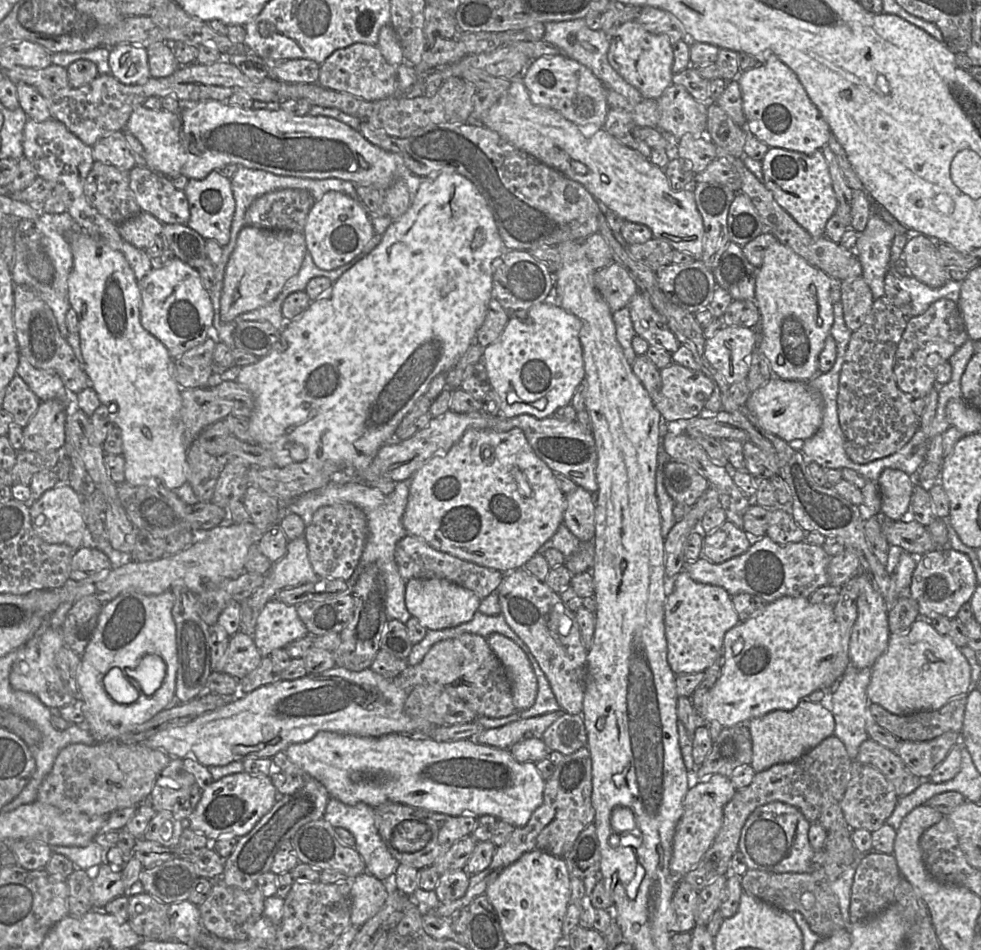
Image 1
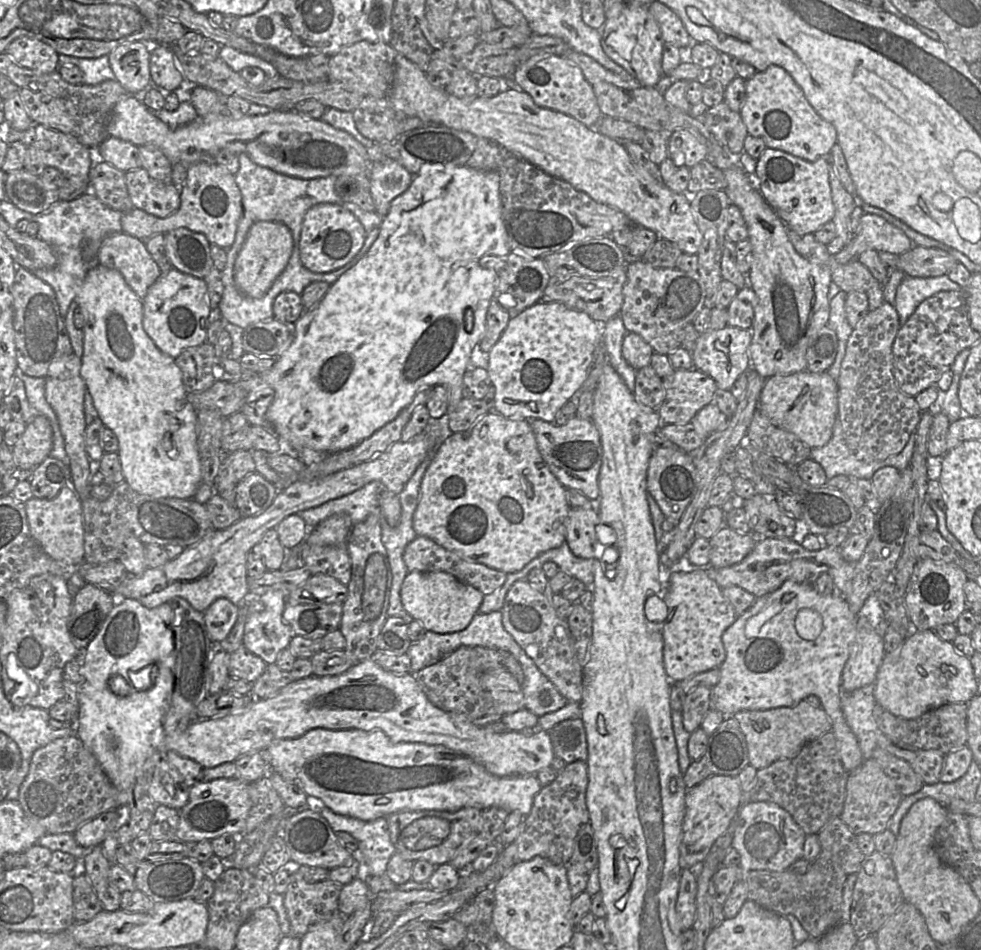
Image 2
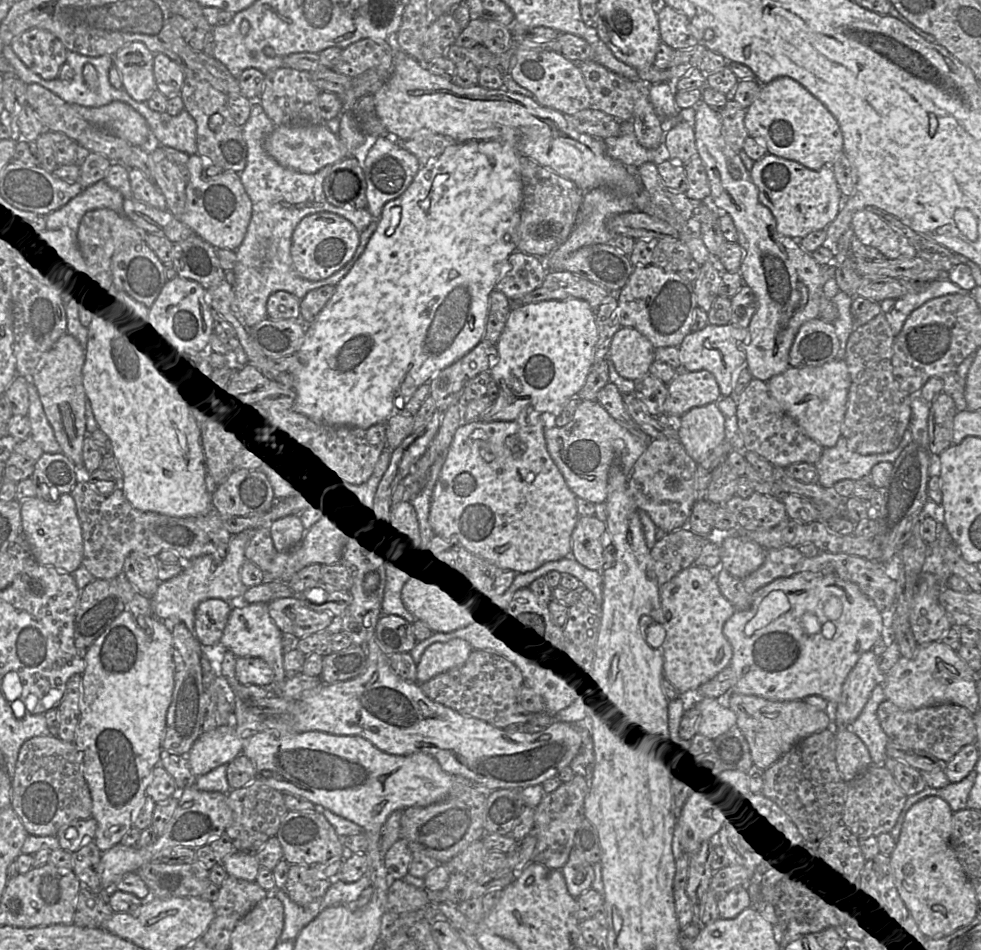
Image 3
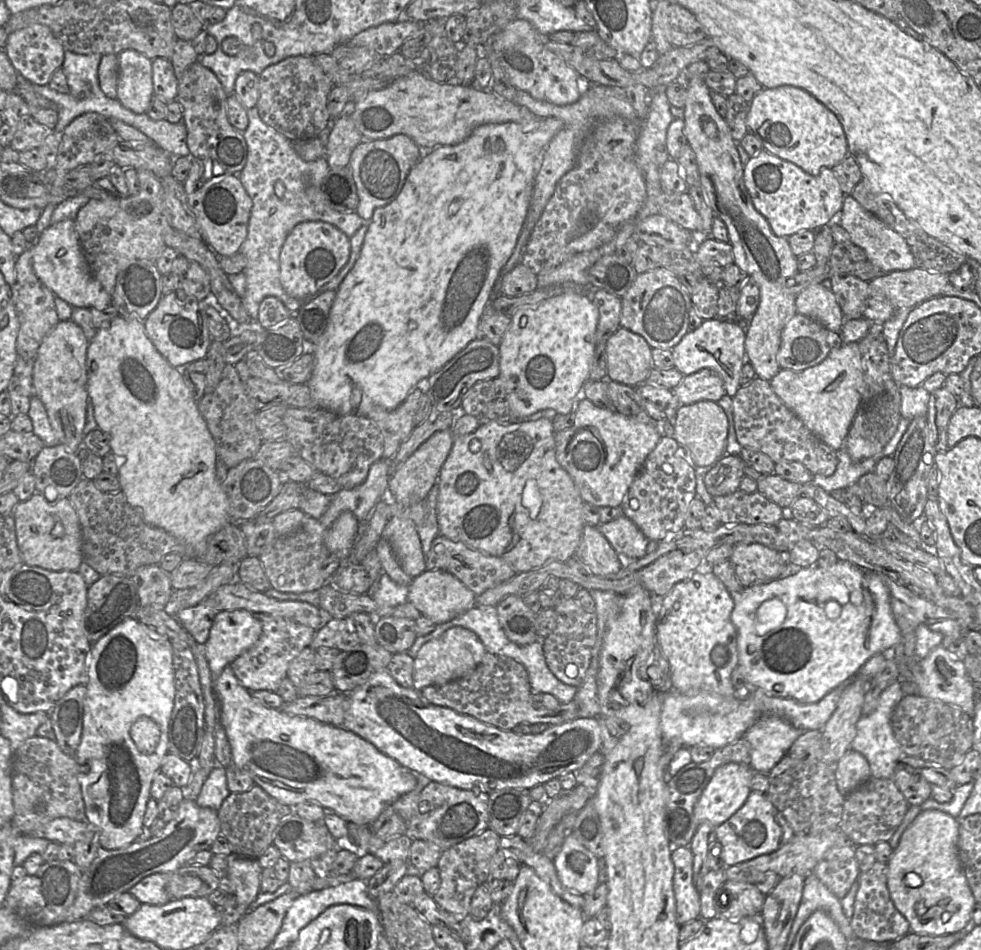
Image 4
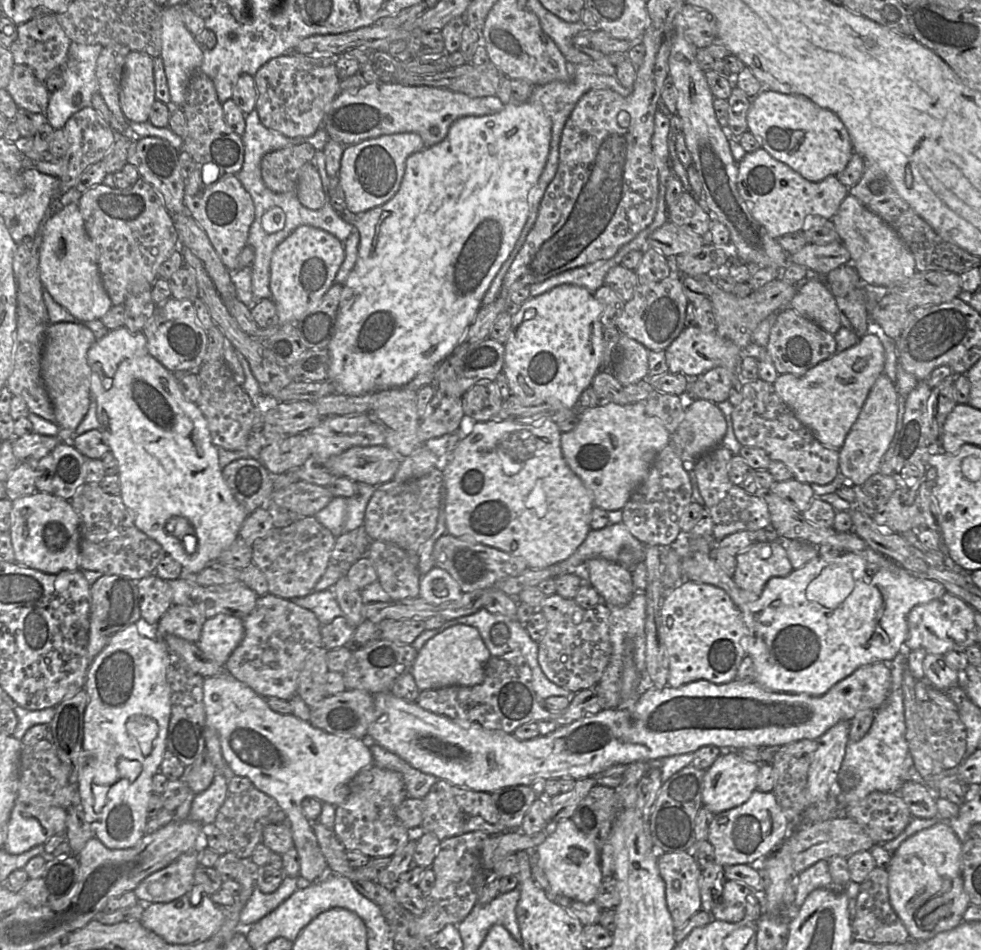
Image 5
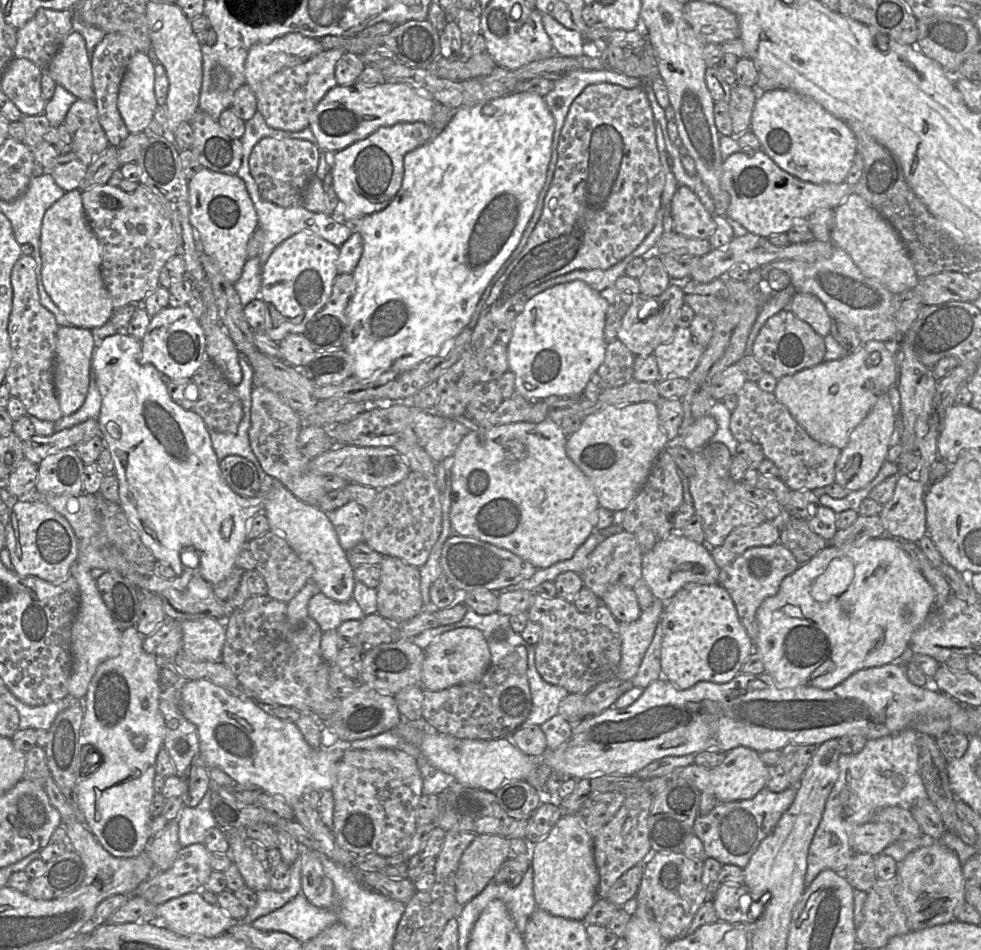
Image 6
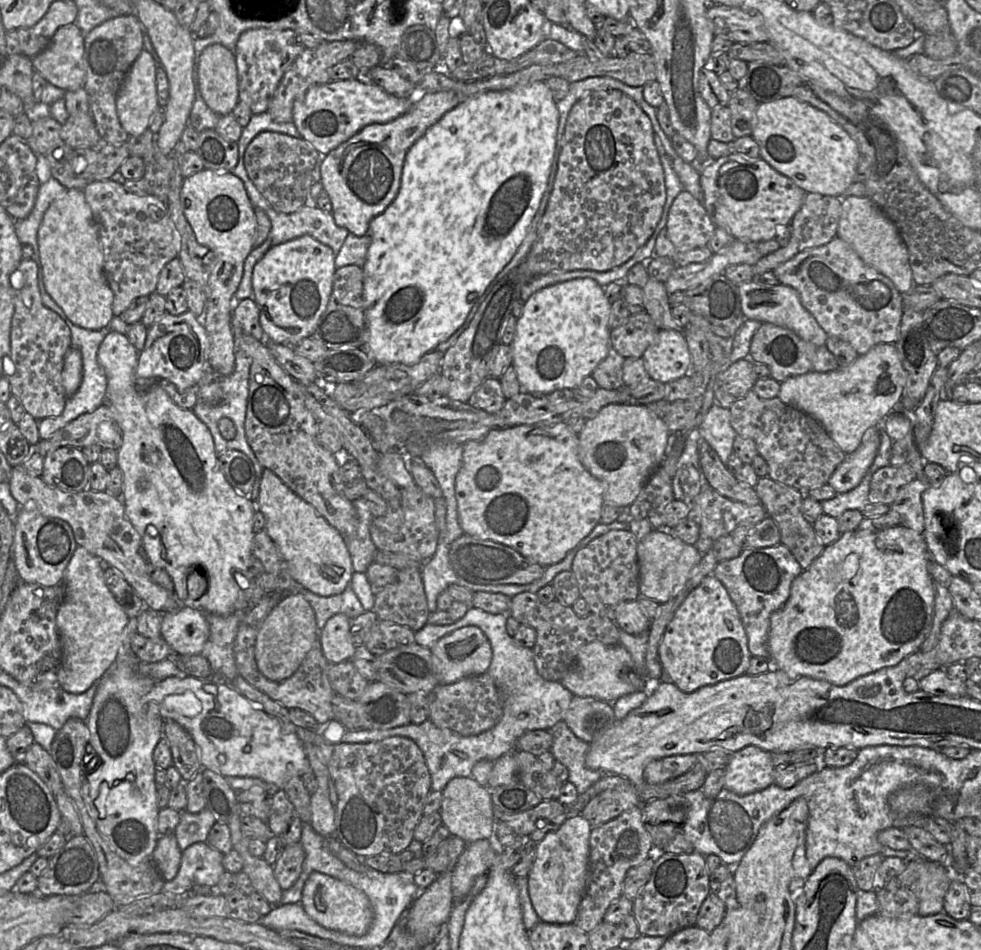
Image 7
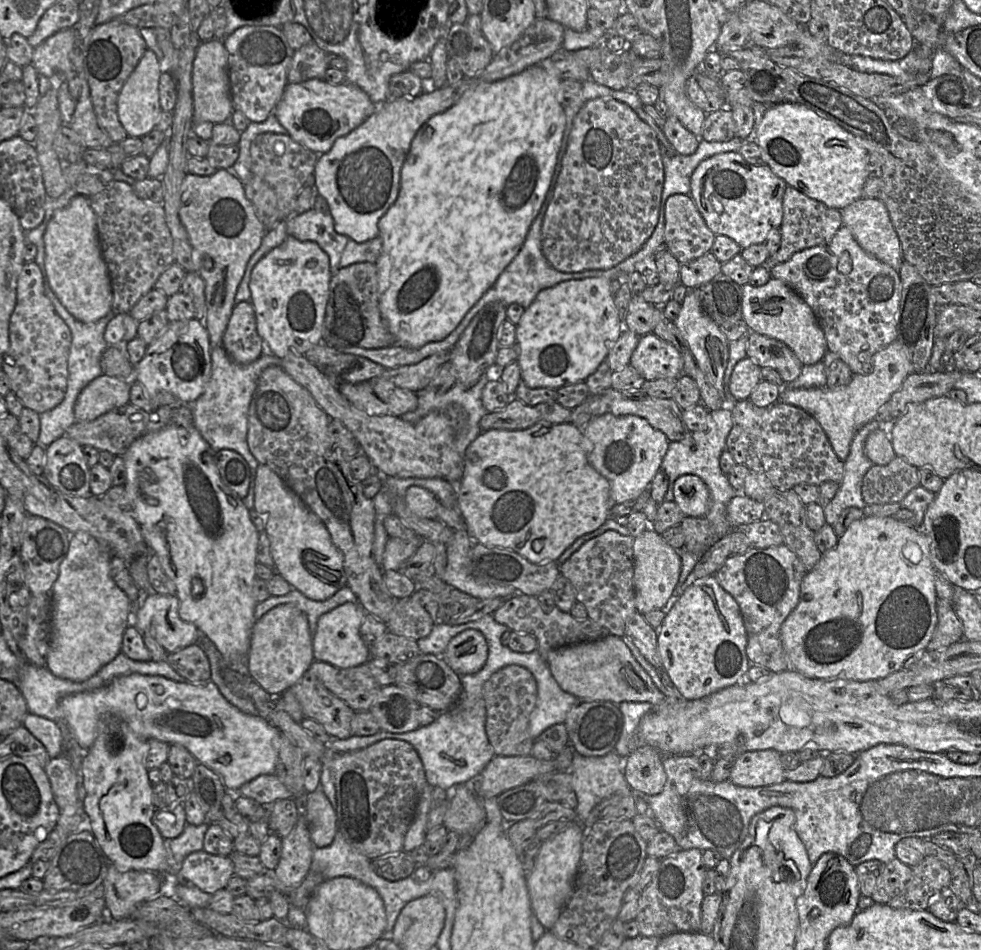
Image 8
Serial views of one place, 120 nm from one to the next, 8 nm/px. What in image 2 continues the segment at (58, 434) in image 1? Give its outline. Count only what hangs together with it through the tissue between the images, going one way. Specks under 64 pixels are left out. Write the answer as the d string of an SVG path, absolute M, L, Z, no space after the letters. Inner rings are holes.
M35 415L26 424L22 437L11 448L18 469L34 470L50 456L53 445L53 431L49 420Z

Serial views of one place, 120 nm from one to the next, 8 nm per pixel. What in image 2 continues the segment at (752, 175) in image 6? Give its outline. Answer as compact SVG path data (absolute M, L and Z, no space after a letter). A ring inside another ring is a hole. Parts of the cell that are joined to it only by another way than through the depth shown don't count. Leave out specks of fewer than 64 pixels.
M766 148L757 160L760 192L786 227L799 235L814 234L834 217L827 157L806 161L785 151Z

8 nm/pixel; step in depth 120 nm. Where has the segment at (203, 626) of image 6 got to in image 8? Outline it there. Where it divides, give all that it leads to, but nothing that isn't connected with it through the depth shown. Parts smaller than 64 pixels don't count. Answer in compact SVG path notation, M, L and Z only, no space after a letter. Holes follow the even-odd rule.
M147 595L132 618L130 613L130 626L136 627L142 635L152 636L169 654L198 643L200 635L203 635L194 624L180 618L179 599L176 595Z

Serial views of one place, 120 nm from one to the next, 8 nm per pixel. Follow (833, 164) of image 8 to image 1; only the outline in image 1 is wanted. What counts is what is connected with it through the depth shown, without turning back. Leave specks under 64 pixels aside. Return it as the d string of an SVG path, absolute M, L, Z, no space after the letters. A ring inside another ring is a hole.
M776 55L756 67L741 70L735 78L741 89L746 127L769 147L812 154L828 145L830 126L809 98L796 73Z

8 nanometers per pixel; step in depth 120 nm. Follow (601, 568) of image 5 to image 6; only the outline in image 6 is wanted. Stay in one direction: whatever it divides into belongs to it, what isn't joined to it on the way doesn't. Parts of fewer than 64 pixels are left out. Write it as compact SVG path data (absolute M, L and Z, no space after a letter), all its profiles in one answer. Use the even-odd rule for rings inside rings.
M624 585L610 588L601 601L619 623L635 622L642 613L635 590Z

